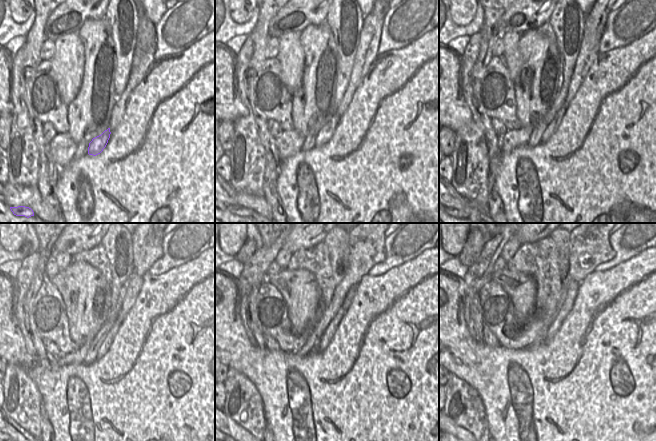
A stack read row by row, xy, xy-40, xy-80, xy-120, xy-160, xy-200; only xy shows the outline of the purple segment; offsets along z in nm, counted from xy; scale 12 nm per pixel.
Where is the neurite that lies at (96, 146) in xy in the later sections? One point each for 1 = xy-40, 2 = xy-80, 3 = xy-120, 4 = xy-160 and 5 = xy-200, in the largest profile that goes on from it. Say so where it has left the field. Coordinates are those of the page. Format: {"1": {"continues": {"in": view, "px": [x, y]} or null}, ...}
{"1": {"continues": {"in": "xy-40", "px": [325, 134]}}, "2": {"continues": {"in": "xy-80", "px": [551, 128]}}, "3": {"continues": {"in": "xy-120", "px": [104, 348]}}, "4": {"continues": {"in": "xy-160", "px": [330, 330]}}, "5": {"continues": {"in": "xy-200", "px": [571, 293]}}}

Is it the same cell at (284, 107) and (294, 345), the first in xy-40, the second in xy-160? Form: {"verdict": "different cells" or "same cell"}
{"verdict": "same cell"}

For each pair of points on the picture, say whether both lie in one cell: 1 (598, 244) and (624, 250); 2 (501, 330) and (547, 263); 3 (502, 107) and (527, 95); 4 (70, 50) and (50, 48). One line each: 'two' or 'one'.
1: two
2: one
3: two
4: two

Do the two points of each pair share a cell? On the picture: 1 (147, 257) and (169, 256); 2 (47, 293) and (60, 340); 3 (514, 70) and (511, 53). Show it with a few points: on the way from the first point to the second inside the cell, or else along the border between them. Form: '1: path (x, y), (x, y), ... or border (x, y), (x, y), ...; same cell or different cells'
1: border (164, 235), (162, 239), (162, 255), (146, 272); different cells
2: path (48, 305), (48, 308), (59, 319), (59, 328); same cell
3: path (514, 66), (511, 57); same cell

